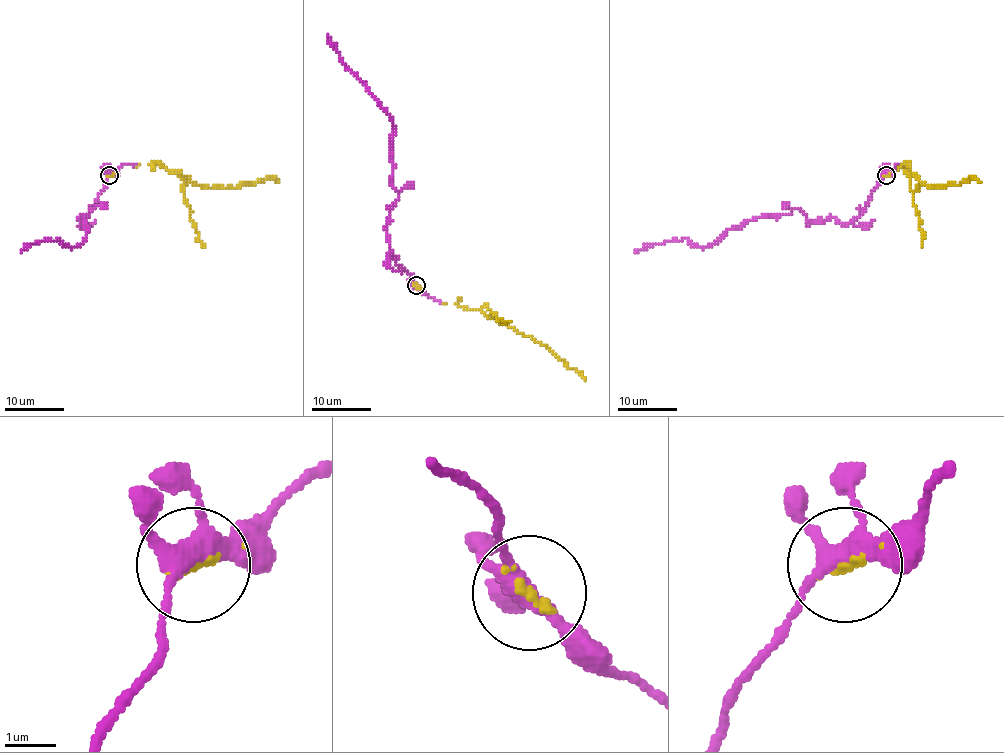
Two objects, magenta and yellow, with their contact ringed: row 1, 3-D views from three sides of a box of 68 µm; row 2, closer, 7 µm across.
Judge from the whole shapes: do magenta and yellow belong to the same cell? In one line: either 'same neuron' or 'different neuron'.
same neuron

